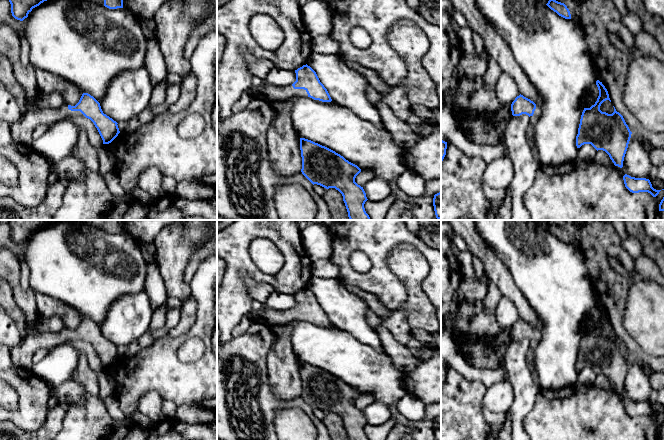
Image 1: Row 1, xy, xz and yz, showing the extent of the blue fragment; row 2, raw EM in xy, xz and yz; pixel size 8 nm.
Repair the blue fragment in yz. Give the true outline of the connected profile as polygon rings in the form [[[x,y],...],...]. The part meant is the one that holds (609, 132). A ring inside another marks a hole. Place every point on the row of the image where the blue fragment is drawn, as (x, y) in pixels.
[[[597,80],[596,85],[599,96],[594,105],[584,108],[582,112],[576,146],[580,148],[584,144],[591,144],[597,151],[605,151],[614,165],[622,168],[632,132],[615,107],[612,114],[600,110],[604,101],[611,100],[602,82]]]

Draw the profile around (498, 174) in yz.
[[[507,156],[487,163],[482,181],[491,188],[507,190],[512,178],[513,164],[509,156]]]

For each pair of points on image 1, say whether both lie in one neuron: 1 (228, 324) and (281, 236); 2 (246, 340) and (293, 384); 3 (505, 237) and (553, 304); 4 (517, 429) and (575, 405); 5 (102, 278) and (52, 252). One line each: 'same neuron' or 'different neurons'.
1: same neuron
2: different neurons
3: same neuron
4: different neurons
5: same neuron

